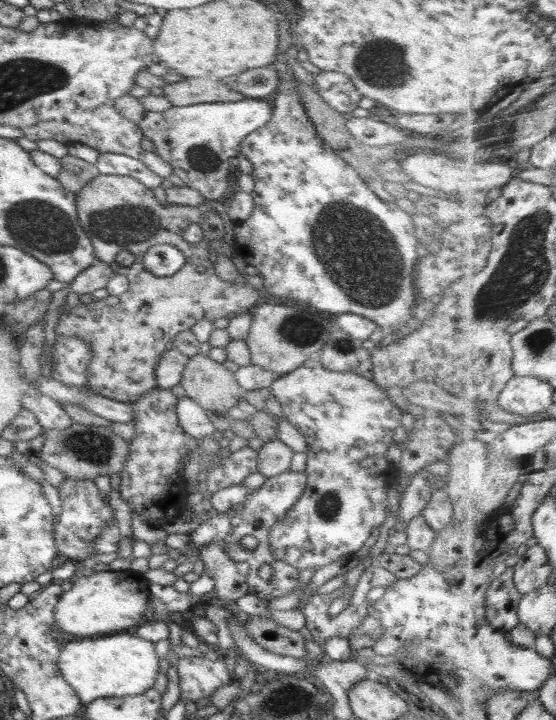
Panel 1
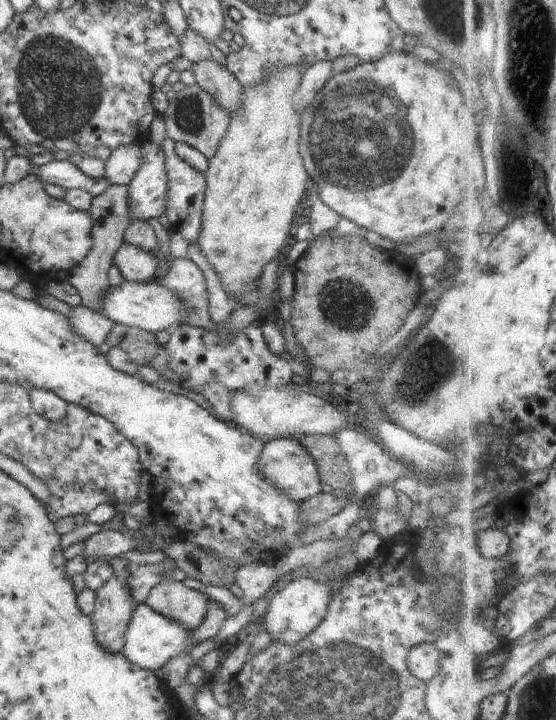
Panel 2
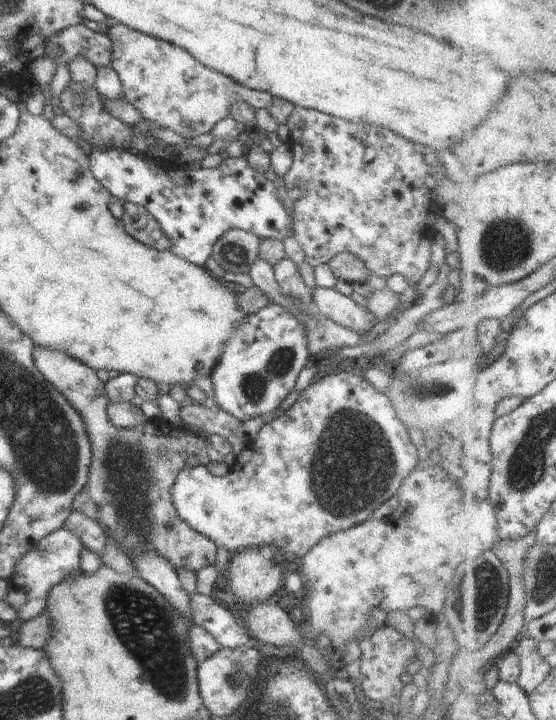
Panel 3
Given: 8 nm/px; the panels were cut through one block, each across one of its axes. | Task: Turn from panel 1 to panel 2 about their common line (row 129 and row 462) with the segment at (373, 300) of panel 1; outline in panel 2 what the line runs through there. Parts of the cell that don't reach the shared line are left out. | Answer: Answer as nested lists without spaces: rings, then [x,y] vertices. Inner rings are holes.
[[[276,438],[264,440],[264,448],[256,468],[274,488],[282,490],[290,500],[302,504],[322,493],[322,480],[318,474],[316,462],[310,452],[300,444],[298,438]]]

